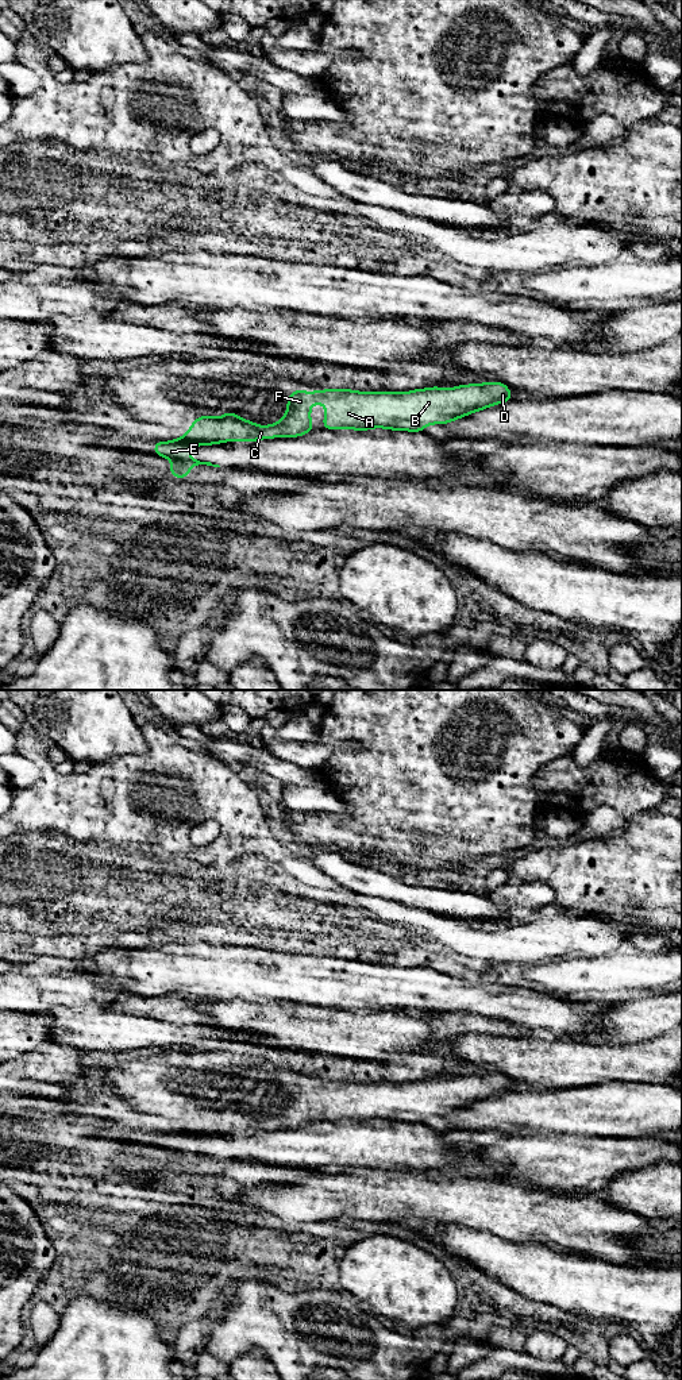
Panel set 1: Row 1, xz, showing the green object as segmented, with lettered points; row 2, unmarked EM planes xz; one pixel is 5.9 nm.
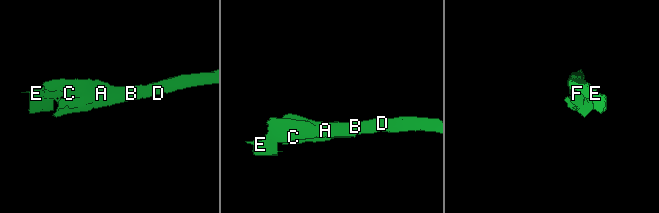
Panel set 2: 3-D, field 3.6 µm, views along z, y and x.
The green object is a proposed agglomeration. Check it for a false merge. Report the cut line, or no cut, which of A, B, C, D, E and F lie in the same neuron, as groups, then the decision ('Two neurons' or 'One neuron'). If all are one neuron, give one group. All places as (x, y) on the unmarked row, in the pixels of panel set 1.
Split along xz (182, 1128), (191, 1132), (218, 1134). Groups: A B C D F / E. Two neurons

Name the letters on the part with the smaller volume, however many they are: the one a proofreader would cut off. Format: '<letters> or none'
E

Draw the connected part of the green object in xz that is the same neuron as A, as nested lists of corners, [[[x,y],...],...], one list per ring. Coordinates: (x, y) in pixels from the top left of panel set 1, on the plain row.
[[[502,1073],[459,1076],[451,1080],[432,1078],[405,1084],[355,1083],[324,1080],[323,1083],[294,1082],[288,1088],[286,1106],[271,1117],[257,1117],[236,1105],[220,1109],[196,1109],[184,1127],[188,1132],[224,1134],[257,1133],[270,1129],[297,1129],[311,1123],[311,1096],[324,1099],[323,1121],[386,1119],[423,1123],[429,1115],[447,1115],[492,1096],[512,1092],[512,1083]]]

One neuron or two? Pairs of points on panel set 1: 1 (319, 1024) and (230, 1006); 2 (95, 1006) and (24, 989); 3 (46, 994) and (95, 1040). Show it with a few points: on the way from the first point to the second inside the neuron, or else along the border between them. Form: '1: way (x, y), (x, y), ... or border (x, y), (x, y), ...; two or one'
1: way (297, 1024), (251, 1017); one
2: way (77, 995), (70, 991), (42, 991); one
3: border (79, 1009), (56, 1005), (38, 1013); two

